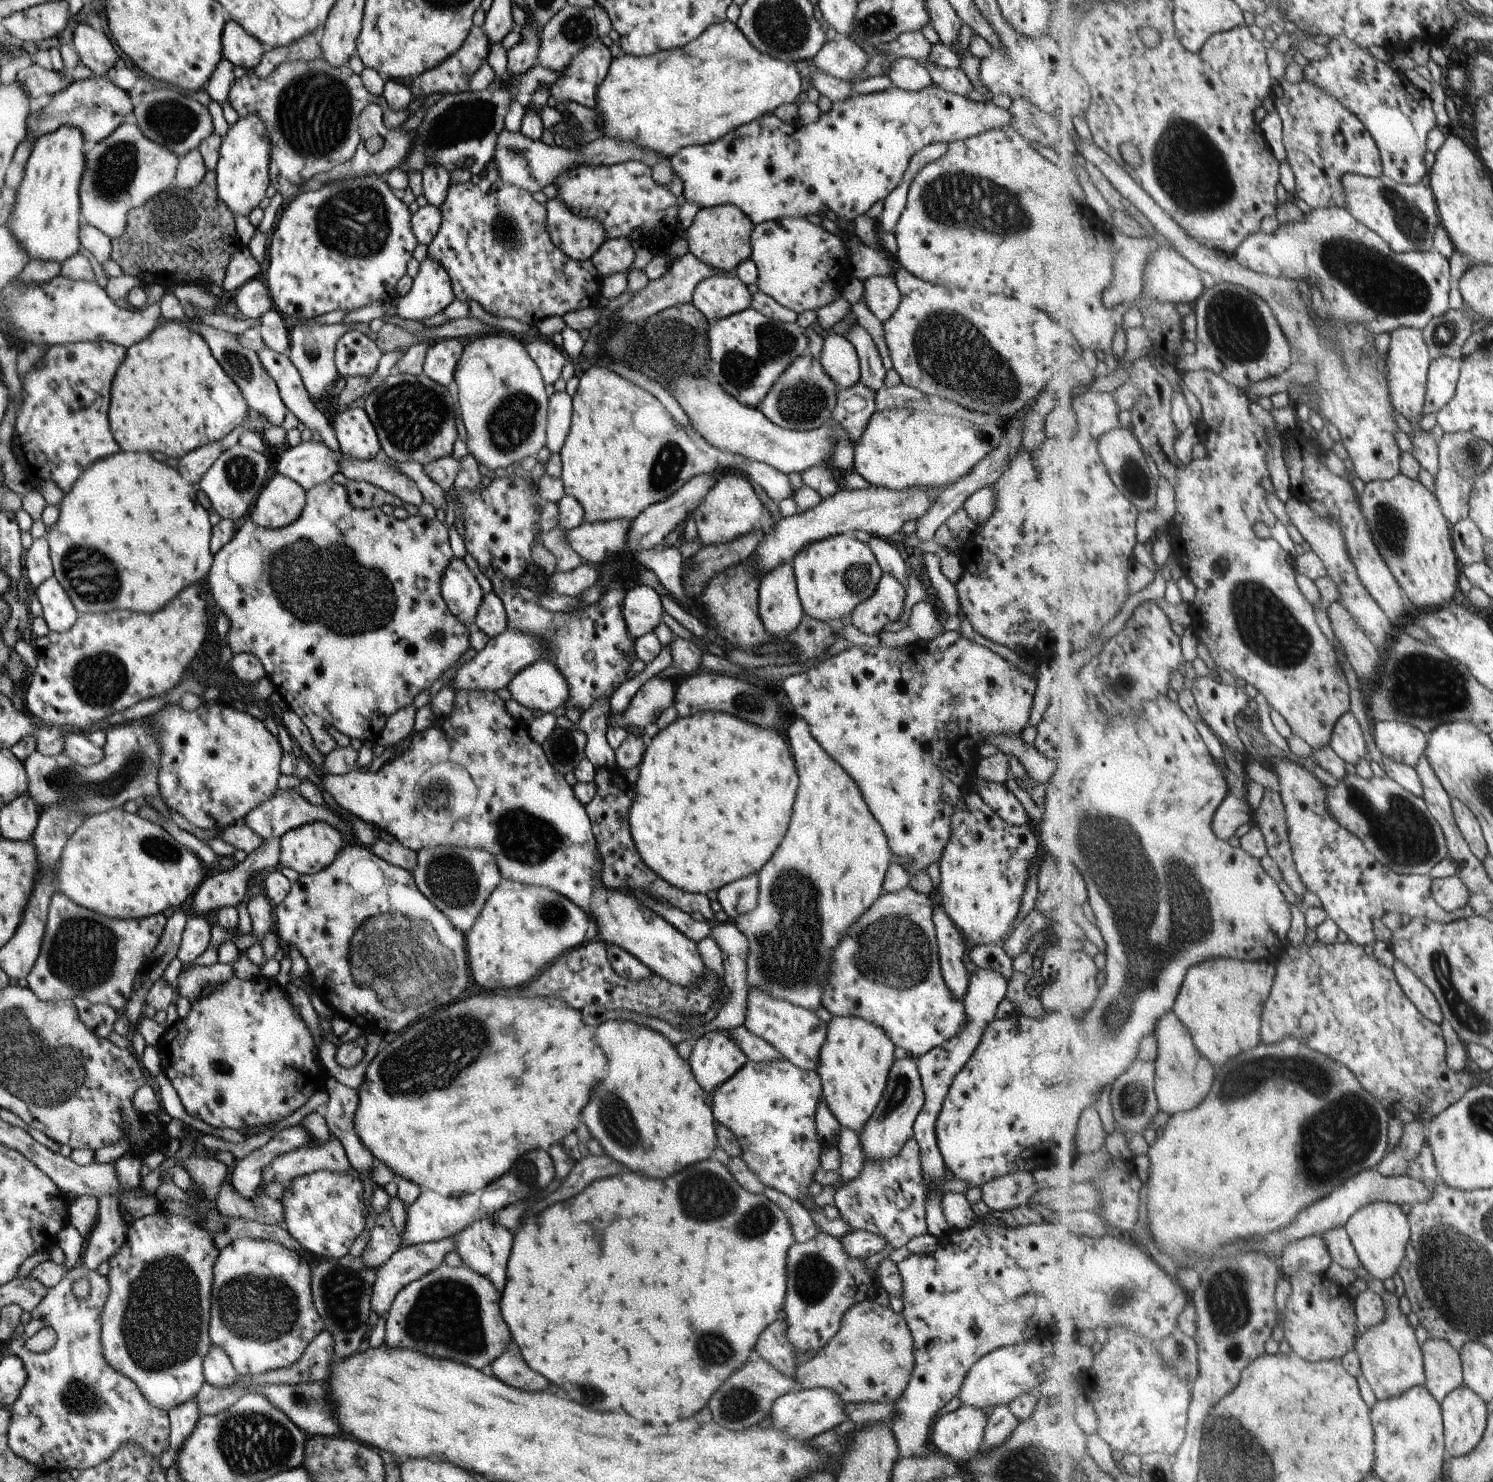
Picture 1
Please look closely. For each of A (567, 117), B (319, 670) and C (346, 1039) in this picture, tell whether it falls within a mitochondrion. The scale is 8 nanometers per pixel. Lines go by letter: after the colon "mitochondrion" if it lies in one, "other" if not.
A: other
B: other
C: other

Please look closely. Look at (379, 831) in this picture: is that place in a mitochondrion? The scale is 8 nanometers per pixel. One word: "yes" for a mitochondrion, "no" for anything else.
no

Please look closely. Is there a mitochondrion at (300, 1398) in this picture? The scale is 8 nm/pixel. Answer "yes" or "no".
yes

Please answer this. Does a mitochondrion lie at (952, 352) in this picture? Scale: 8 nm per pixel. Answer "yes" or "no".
yes

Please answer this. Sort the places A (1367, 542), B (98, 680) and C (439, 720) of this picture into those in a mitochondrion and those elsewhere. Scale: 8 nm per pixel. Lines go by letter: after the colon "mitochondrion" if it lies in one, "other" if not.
A: mitochondrion
B: mitochondrion
C: other

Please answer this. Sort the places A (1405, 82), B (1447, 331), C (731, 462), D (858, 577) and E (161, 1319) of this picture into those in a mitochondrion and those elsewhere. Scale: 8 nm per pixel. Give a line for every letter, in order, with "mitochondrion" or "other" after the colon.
A: other
B: mitochondrion
C: other
D: mitochondrion
E: mitochondrion

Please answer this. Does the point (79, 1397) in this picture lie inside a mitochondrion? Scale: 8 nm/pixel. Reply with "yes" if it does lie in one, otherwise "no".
yes

